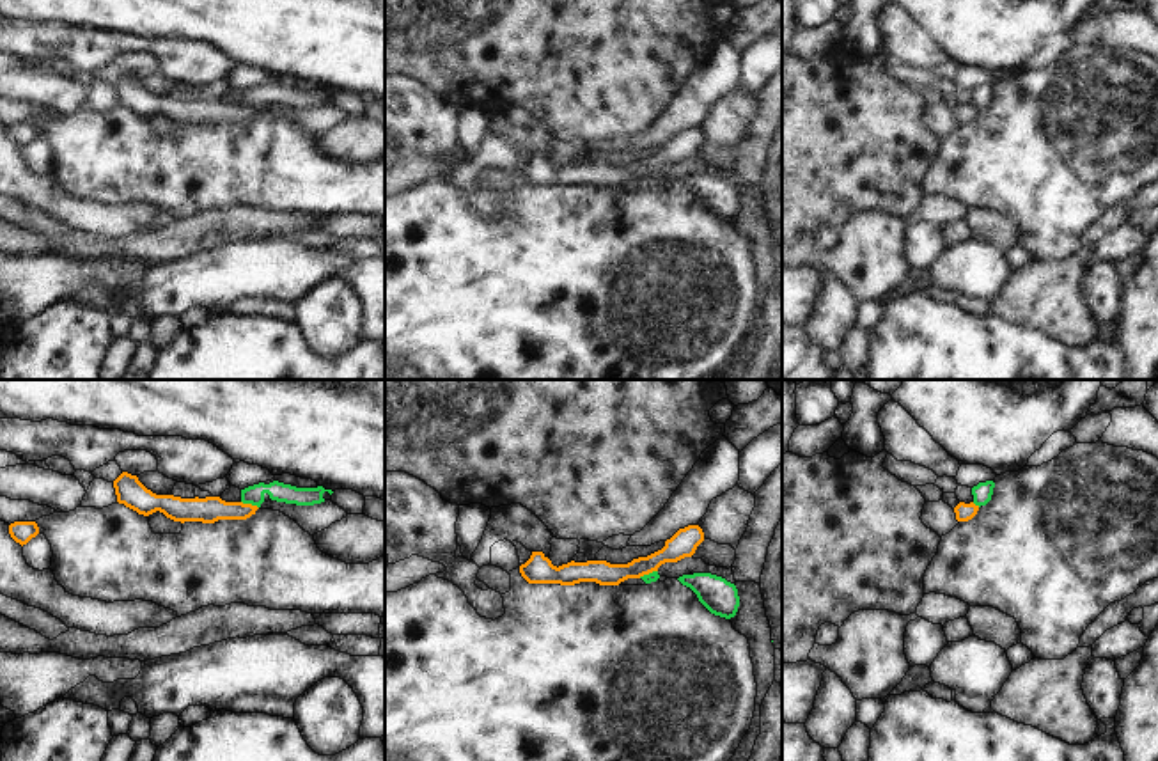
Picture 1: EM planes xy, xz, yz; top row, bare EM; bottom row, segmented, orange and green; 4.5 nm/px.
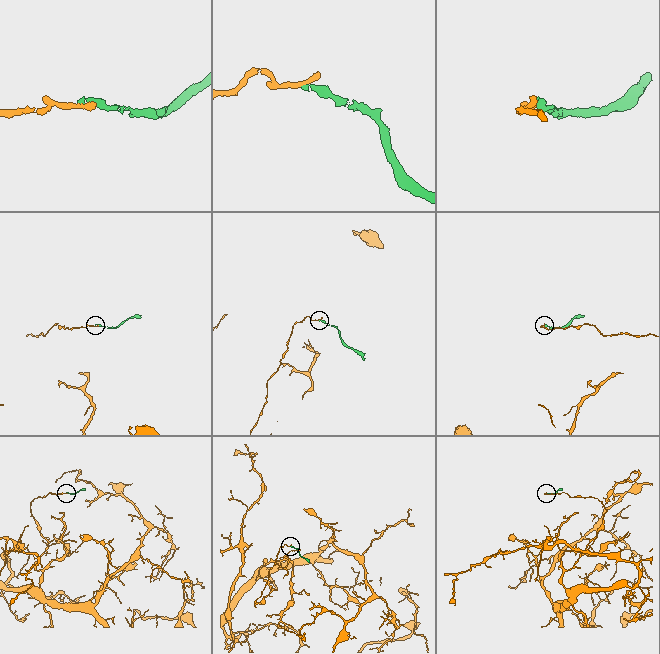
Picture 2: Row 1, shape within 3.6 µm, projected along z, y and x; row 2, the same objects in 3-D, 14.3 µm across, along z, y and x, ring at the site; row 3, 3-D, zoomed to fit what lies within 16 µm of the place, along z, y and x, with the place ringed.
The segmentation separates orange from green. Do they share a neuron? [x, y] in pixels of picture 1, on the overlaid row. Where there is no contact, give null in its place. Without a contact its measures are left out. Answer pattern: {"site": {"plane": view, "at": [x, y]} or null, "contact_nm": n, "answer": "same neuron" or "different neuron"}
{"site": {"plane": "xy", "at": [250, 504]}, "contact_nm": 90, "answer": "different neuron"}

